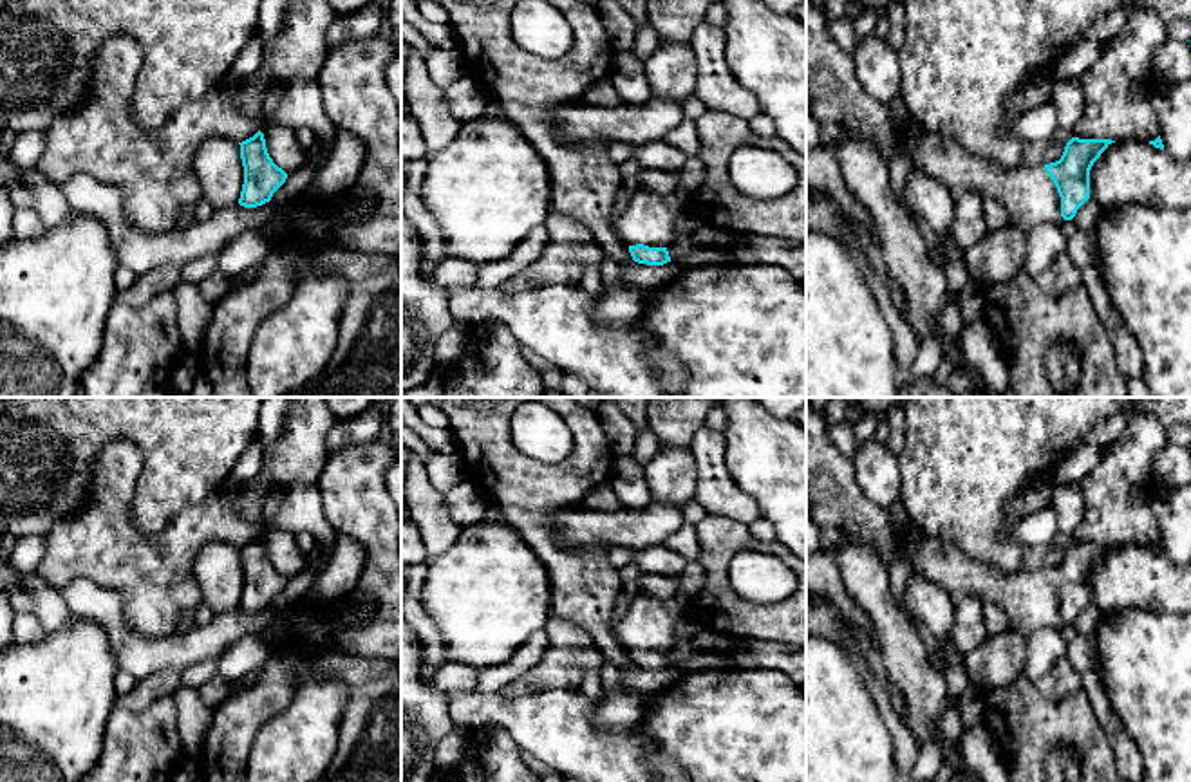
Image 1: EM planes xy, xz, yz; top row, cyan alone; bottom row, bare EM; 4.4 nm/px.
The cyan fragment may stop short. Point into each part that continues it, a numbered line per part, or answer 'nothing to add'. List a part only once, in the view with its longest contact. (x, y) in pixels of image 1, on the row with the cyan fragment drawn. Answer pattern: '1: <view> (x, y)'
1: yz (1031, 197)

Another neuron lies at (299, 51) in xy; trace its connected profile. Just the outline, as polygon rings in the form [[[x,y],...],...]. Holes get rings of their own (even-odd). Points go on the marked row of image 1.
[[[287,0],[278,34],[264,47],[264,63],[282,85],[316,79],[327,54],[327,29],[336,18],[327,0]]]

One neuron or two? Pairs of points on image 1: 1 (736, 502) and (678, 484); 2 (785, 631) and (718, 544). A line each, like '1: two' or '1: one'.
1: two
2: one

